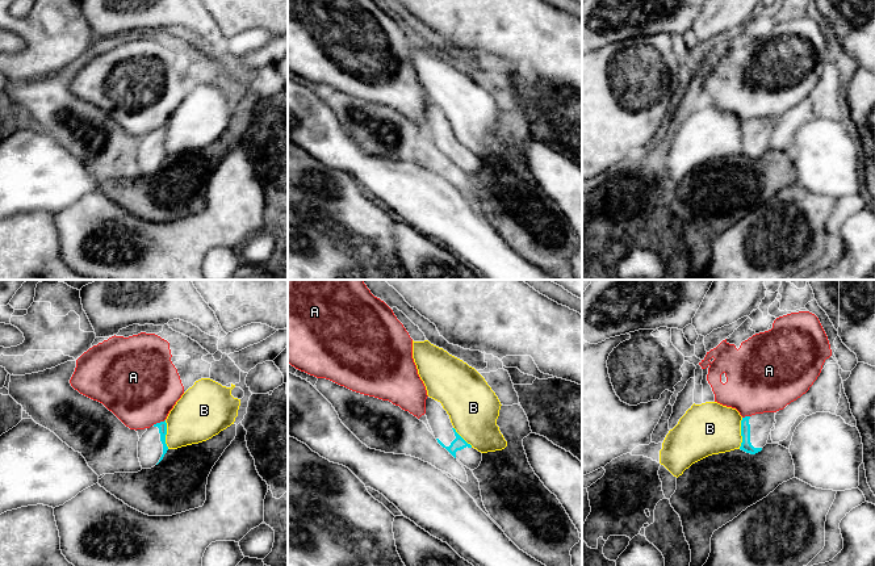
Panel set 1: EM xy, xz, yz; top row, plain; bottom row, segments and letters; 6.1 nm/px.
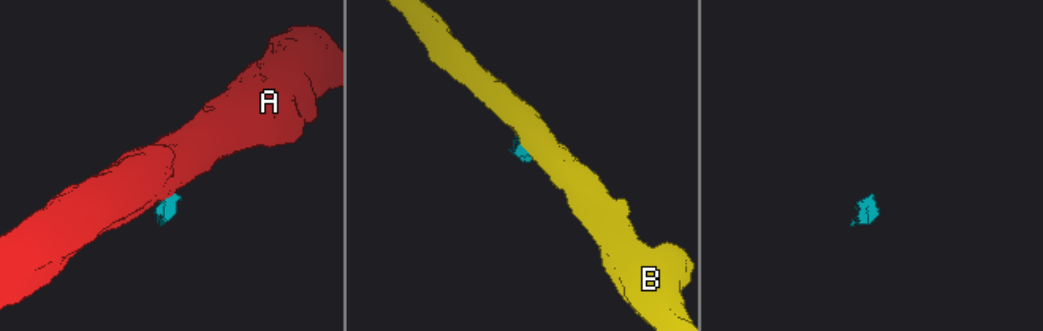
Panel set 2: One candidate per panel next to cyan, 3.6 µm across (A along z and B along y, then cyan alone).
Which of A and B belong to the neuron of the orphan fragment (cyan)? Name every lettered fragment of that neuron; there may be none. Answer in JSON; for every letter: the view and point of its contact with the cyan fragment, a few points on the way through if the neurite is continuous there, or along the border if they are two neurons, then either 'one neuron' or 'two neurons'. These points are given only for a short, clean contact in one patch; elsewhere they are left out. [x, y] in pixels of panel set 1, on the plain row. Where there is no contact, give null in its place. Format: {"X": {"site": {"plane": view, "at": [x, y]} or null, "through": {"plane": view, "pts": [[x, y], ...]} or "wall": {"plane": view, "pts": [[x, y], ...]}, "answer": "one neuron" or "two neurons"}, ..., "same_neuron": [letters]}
{"A": {"site": {"plane": "xy", "at": [158, 129]}, "wall": {"plane": "xy", "pts": [[164, 125], [153, 130]]}, "answer": "two neurons"}, "B": {"site": {"plane": "yz", "at": [741, 139]}, "wall": {"plane": "yz", "pts": [[742, 124], [741, 151], [739, 154]]}, "answer": "two neurons"}, "same_neuron": []}

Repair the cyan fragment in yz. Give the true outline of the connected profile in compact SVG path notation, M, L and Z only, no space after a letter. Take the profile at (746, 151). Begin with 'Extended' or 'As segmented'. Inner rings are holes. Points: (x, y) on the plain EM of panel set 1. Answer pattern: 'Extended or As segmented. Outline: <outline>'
Extended. Outline: M775 118L755 120L741 126L742 148L740 155L755 160L767 150L774 133Z

